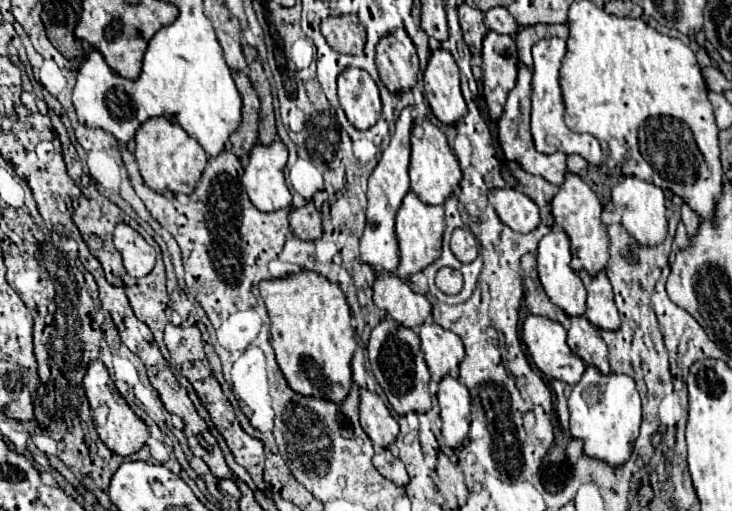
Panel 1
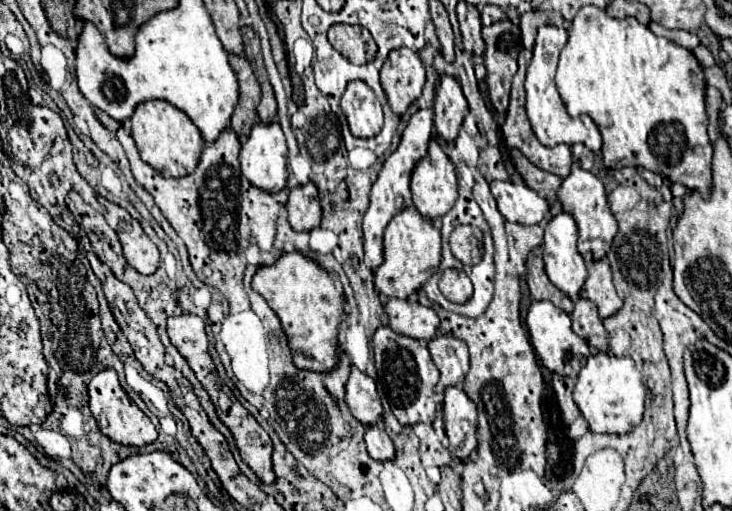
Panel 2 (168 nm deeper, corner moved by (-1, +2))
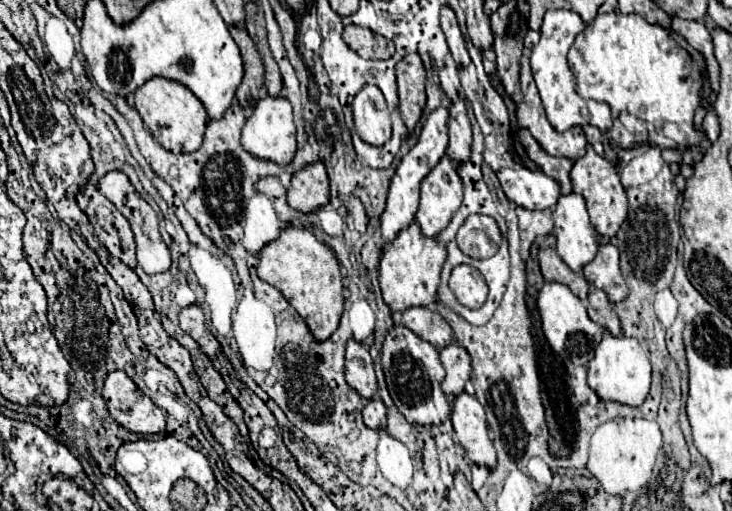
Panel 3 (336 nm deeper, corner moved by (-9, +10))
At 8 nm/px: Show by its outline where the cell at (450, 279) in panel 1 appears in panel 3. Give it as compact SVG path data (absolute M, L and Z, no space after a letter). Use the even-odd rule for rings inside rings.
M457 265L451 271L449 287L457 301L469 309L481 307L487 299L487 283L483 281L483 275L471 265Z

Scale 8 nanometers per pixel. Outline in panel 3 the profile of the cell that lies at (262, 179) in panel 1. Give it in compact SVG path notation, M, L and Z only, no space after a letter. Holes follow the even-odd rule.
M283 97L259 99L253 109L253 115L247 119L243 127L241 145L253 157L275 161L277 165L289 165L295 155L295 125L293 125L293 115L291 115L291 103Z

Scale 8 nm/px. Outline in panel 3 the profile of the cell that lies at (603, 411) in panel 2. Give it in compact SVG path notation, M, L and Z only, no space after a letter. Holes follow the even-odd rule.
M605 331L601 343L595 349L595 357L589 361L589 387L603 401L617 401L629 407L639 407L649 395L651 385L651 363L647 351L631 337L613 337Z

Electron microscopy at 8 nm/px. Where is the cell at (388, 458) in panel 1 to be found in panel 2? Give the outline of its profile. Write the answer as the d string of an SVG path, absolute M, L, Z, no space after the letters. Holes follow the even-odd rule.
M375 423L375 425L367 427L367 431L365 431L365 445L367 445L367 451L369 451L369 455L373 459L379 459L379 461L395 459L393 441L389 439L389 435L385 433L381 423Z

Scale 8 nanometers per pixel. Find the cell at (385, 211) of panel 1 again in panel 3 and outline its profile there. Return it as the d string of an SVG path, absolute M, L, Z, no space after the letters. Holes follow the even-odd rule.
M437 107L435 111L429 113L415 147L401 159L401 163L399 163L393 179L391 179L387 205L385 205L385 211L379 217L381 237L383 237L385 245L389 245L397 237L397 231L405 229L413 221L415 211L419 207L419 183L439 163L439 159L445 155L445 149L447 149L447 109Z

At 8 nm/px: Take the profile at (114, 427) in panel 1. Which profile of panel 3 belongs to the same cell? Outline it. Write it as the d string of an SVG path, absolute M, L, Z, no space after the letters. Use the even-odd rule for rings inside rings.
M111 371L107 375L103 399L121 427L141 435L165 431L165 415L153 401L143 399L143 391L137 389L127 373Z

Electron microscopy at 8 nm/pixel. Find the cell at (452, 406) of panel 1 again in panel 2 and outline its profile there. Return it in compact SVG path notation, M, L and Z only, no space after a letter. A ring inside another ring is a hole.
M451 387L445 391L443 421L451 443L451 453L461 461L467 461L477 449L477 409L461 387Z

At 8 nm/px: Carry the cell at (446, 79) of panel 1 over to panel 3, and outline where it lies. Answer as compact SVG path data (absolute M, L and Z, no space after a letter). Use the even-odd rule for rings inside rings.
M457 99L453 105L449 105L449 147L447 155L453 161L465 161L471 153L471 123L467 117L467 105L465 101Z

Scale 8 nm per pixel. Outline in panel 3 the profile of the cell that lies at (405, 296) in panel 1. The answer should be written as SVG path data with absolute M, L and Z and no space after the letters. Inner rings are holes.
M409 307L403 311L401 323L409 327L415 335L429 341L435 347L445 347L453 341L453 331L443 319L439 311L431 311L429 307Z

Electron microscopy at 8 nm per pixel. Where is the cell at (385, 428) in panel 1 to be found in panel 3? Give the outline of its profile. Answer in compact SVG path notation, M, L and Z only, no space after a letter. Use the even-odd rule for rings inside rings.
M351 339L347 343L347 353L345 353L345 379L351 389L355 389L361 397L371 399L377 393L377 377L373 369L373 361L369 351Z

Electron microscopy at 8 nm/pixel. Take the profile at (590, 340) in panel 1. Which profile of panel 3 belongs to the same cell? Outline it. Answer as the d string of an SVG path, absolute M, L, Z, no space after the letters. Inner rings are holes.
M591 287L589 289L589 299L587 299L587 313L591 317L591 321L595 321L597 325L601 325L603 329L607 329L613 337L621 335L621 327L619 327L619 317L613 311L611 303L607 301L607 295L601 289Z

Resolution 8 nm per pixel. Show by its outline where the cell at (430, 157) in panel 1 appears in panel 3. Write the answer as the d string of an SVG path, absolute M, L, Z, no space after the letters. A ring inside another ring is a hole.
M443 155L431 173L421 181L421 203L415 213L415 221L423 229L423 235L435 237L441 229L445 229L461 201L463 181L453 161Z

